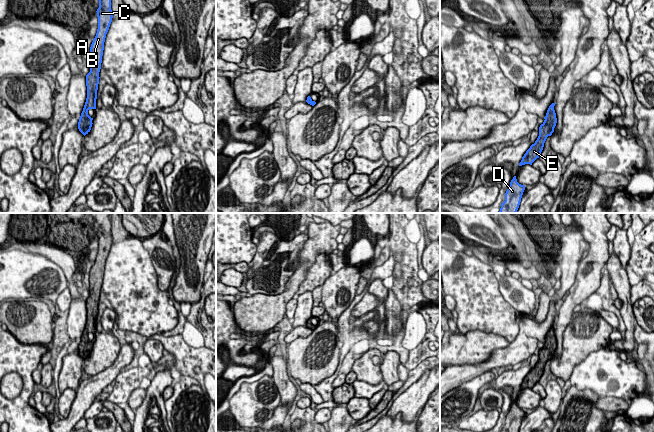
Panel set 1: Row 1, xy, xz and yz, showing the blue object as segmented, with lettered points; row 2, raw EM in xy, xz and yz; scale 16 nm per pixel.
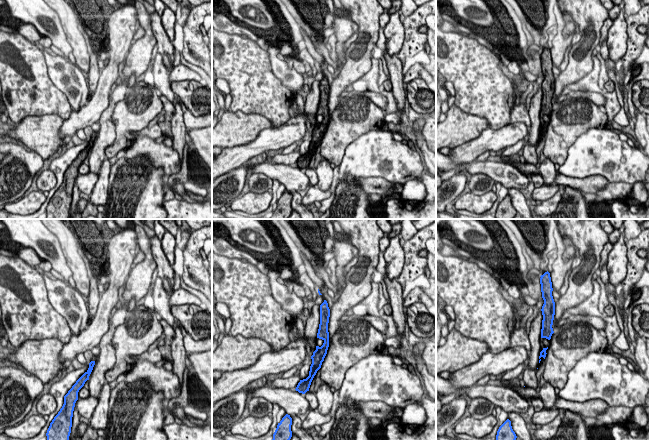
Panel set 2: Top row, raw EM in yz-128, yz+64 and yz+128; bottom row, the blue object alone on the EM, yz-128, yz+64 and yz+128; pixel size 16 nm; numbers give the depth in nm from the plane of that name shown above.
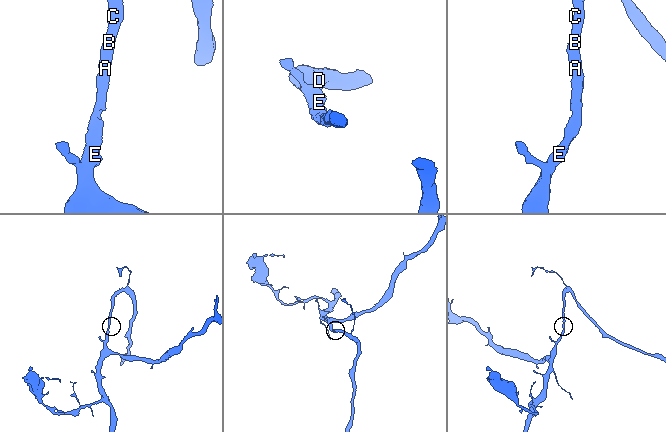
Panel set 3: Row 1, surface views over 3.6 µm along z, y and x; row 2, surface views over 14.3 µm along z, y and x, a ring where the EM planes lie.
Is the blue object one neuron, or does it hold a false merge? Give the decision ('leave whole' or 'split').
leave whole

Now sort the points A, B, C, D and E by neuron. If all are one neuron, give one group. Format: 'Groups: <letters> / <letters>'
Groups: A B C D E

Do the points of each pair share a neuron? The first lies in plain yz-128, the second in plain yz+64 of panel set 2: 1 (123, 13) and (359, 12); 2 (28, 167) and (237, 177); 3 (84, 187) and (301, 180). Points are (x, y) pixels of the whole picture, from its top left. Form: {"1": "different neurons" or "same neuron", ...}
{"1": "different neurons", "2": "same neuron", "3": "same neuron"}

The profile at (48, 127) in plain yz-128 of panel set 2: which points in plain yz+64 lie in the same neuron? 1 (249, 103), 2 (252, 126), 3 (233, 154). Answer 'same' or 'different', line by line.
1: different
2: same
3: different

